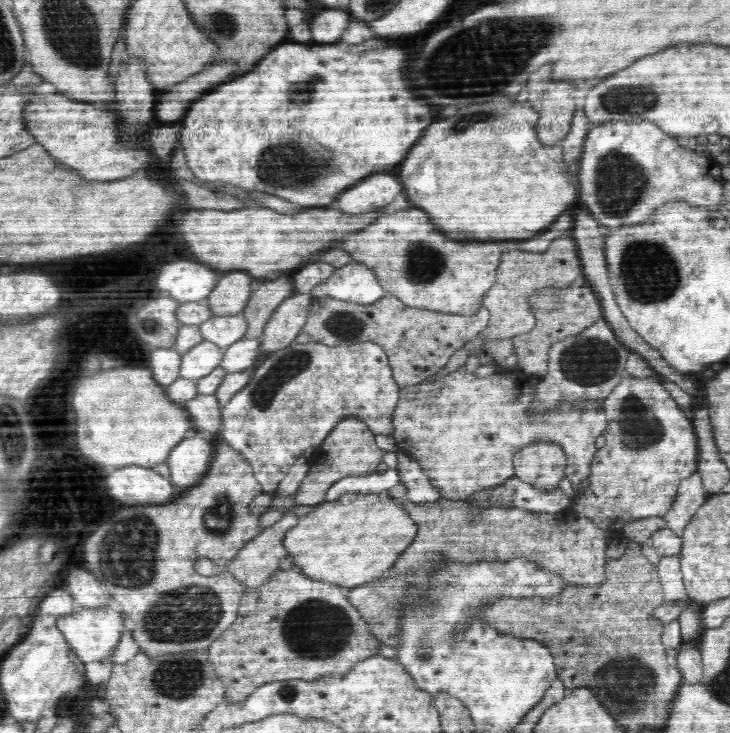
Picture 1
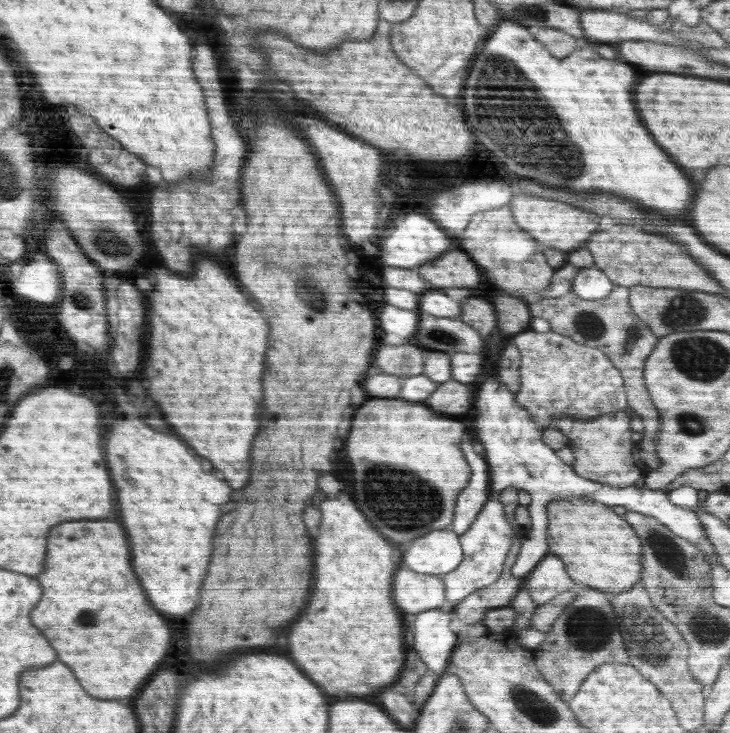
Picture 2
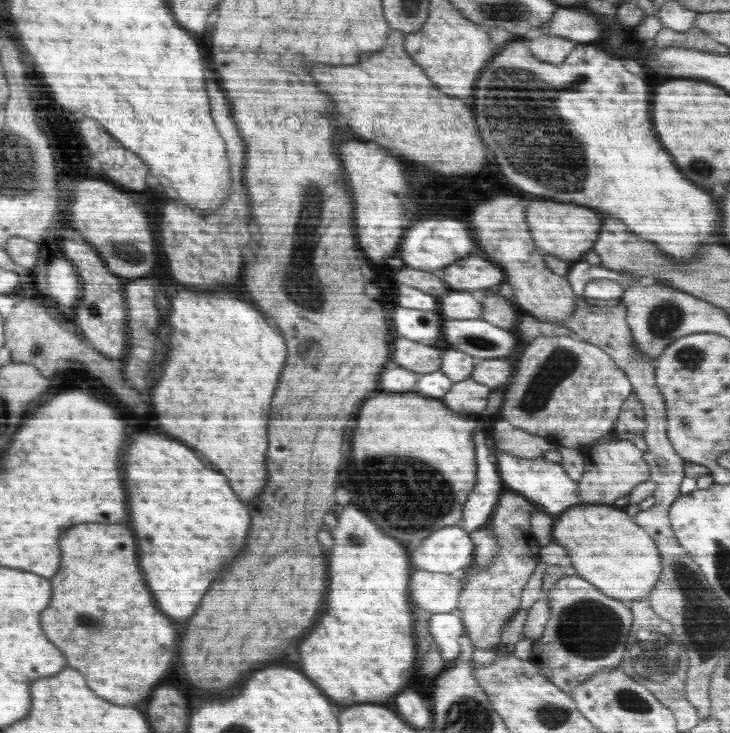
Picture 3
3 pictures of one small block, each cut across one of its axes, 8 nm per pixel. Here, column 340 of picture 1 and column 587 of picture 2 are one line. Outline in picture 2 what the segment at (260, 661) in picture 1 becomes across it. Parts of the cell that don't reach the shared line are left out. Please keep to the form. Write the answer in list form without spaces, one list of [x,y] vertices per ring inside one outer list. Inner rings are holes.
[[[577,585],[579,594],[573,604],[557,618],[553,629],[546,633],[546,639],[534,650],[533,658],[541,674],[553,685],[562,701],[570,703],[582,681],[594,669],[606,663],[629,663],[621,624],[613,610],[610,592]]]

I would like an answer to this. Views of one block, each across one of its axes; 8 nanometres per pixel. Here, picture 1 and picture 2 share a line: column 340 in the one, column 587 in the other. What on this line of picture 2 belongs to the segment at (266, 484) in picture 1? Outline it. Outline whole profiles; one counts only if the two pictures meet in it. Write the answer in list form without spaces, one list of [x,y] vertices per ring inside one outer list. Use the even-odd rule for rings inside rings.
[[[526,330],[514,335],[515,345],[522,351],[521,389],[515,399],[539,424],[558,429],[558,418],[574,417],[587,421],[628,407],[628,391],[621,371],[596,347],[584,346],[552,330],[538,333]]]

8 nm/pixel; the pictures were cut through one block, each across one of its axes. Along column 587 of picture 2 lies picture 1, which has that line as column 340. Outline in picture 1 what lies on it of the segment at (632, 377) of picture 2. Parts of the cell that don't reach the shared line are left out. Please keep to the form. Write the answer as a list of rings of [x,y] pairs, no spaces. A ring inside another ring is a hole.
[[[392,295],[367,305],[322,296],[312,302],[311,314],[302,332],[309,334],[311,341],[331,347],[376,341],[386,351],[392,374],[401,389],[420,383],[442,370],[460,347],[470,339],[474,340],[488,326],[489,318],[486,307],[466,316],[409,307]]]

